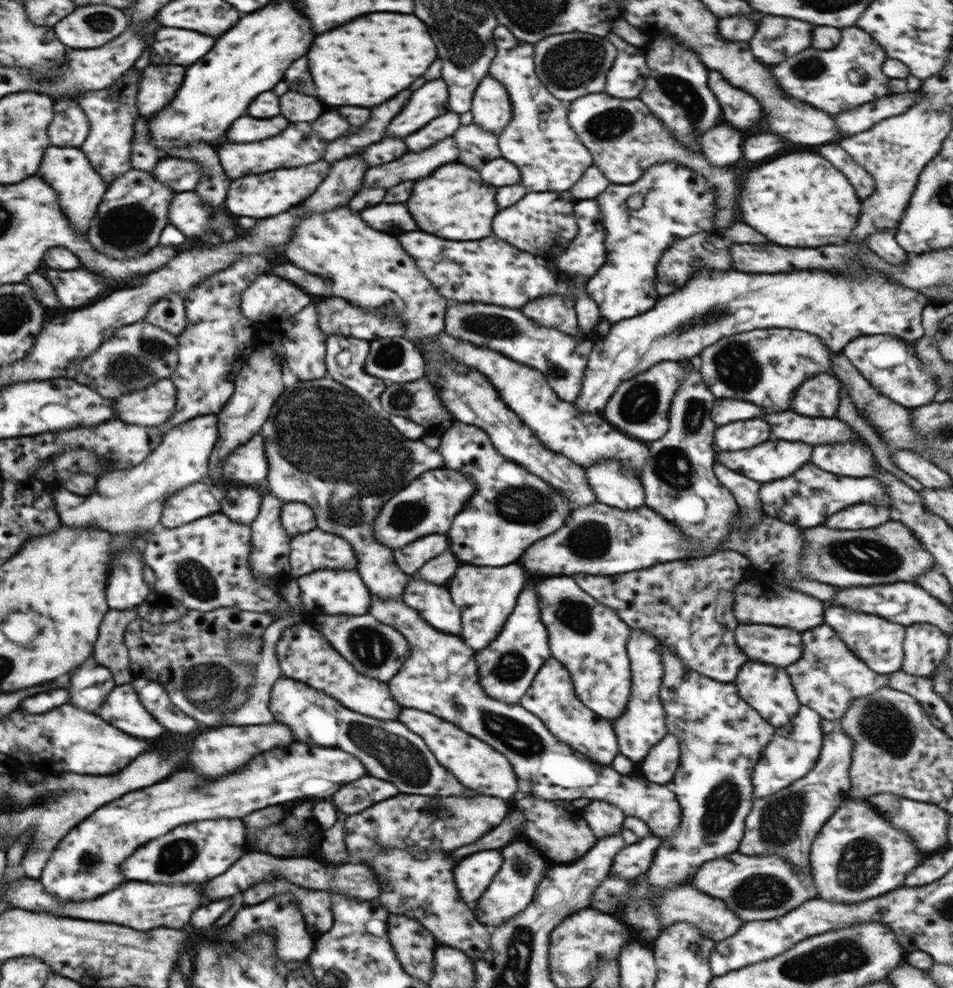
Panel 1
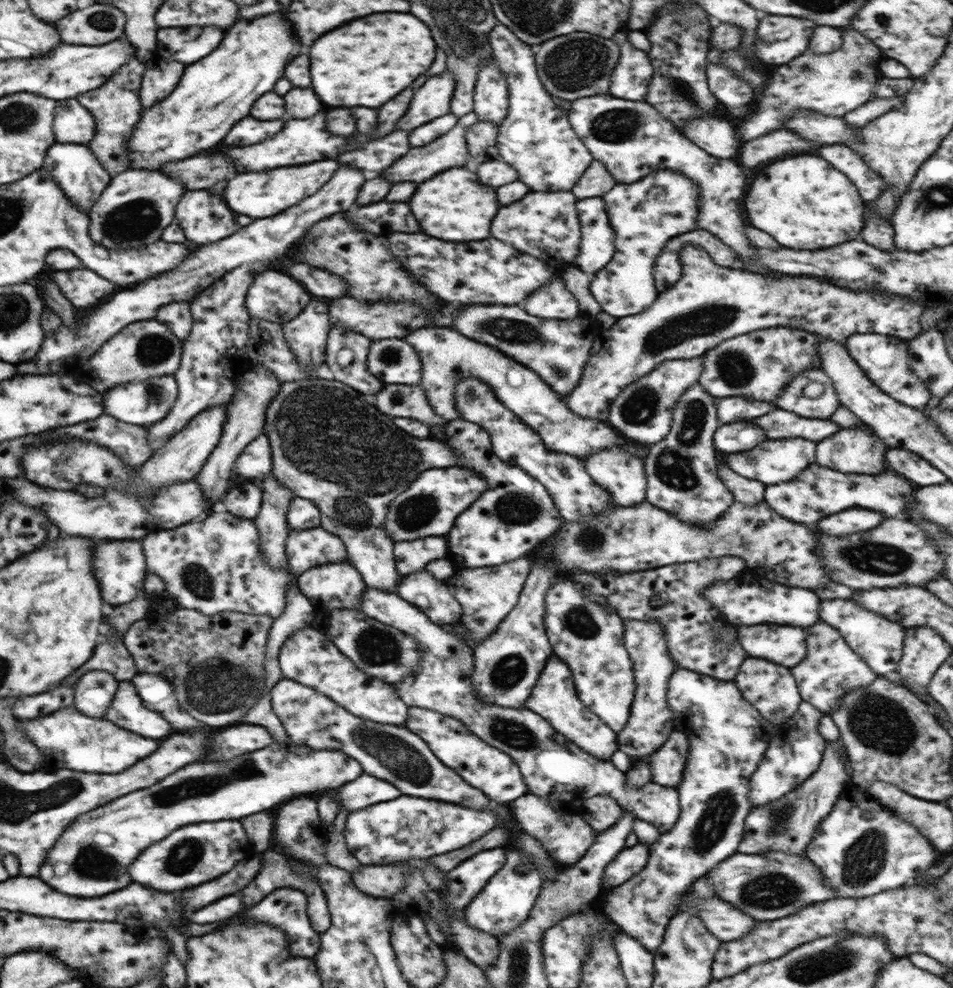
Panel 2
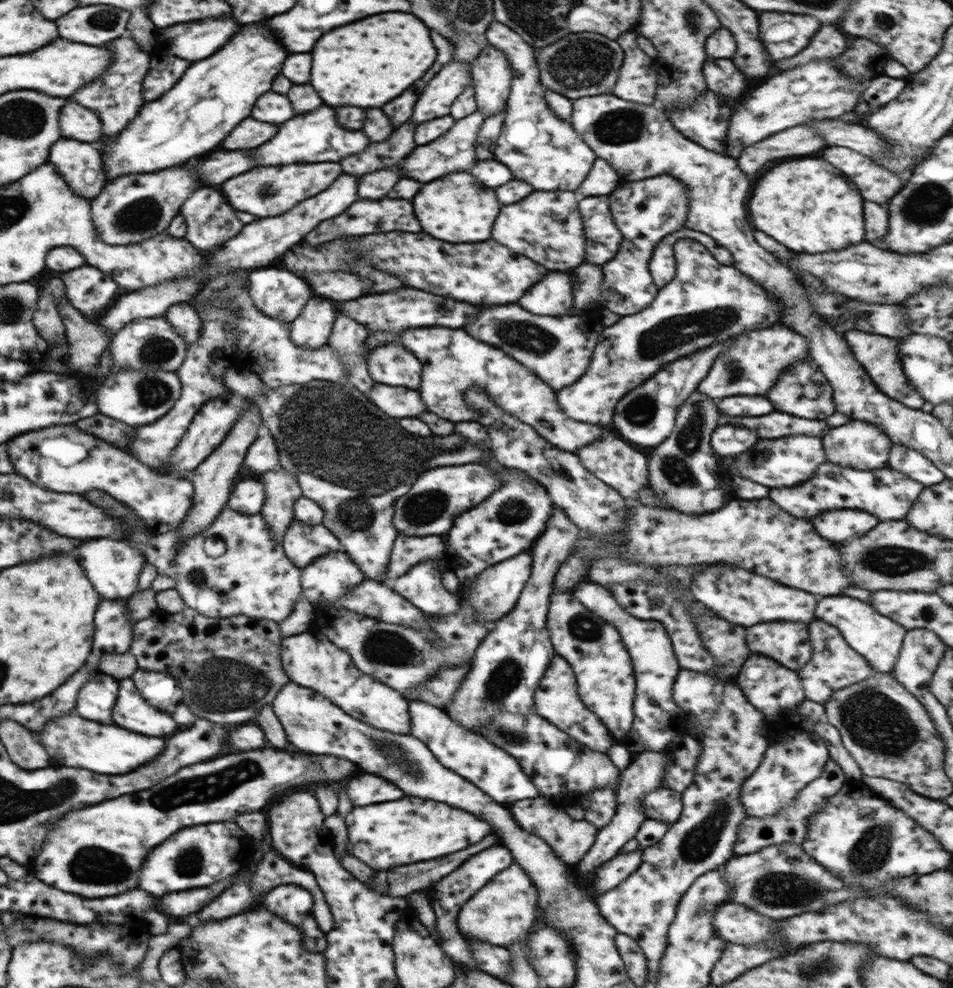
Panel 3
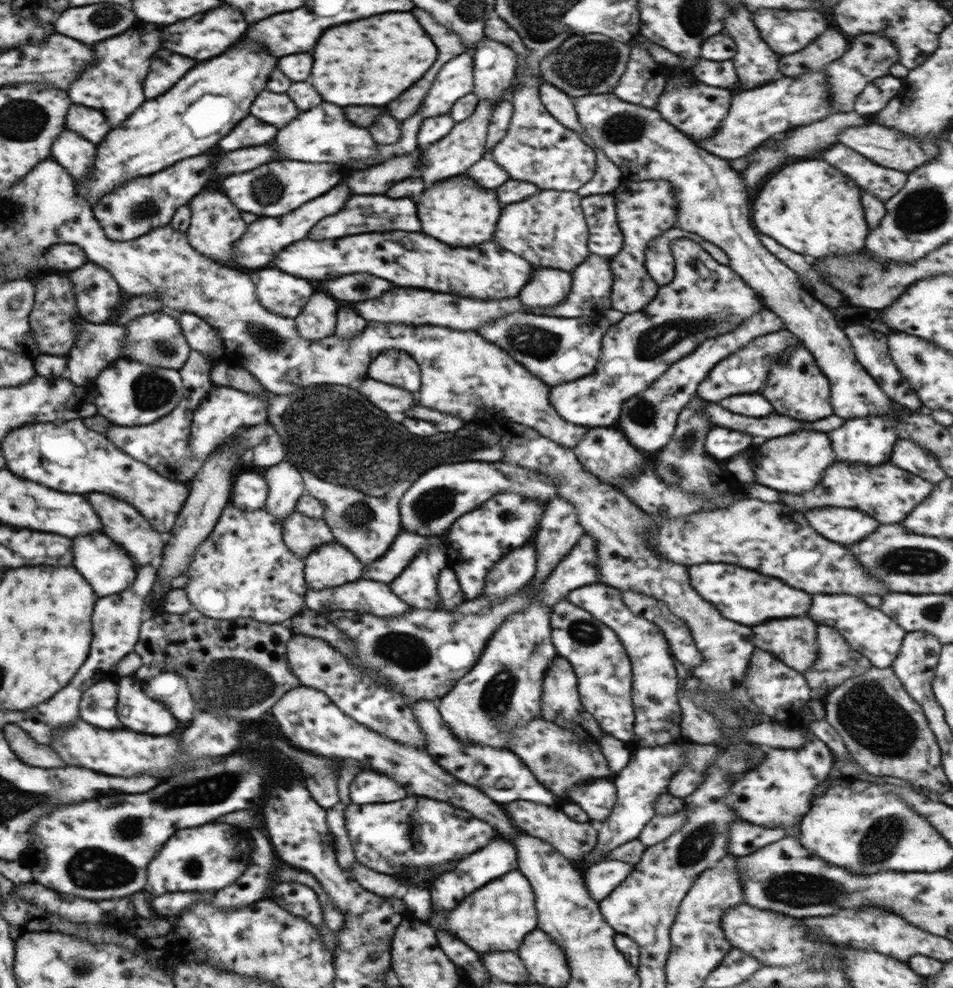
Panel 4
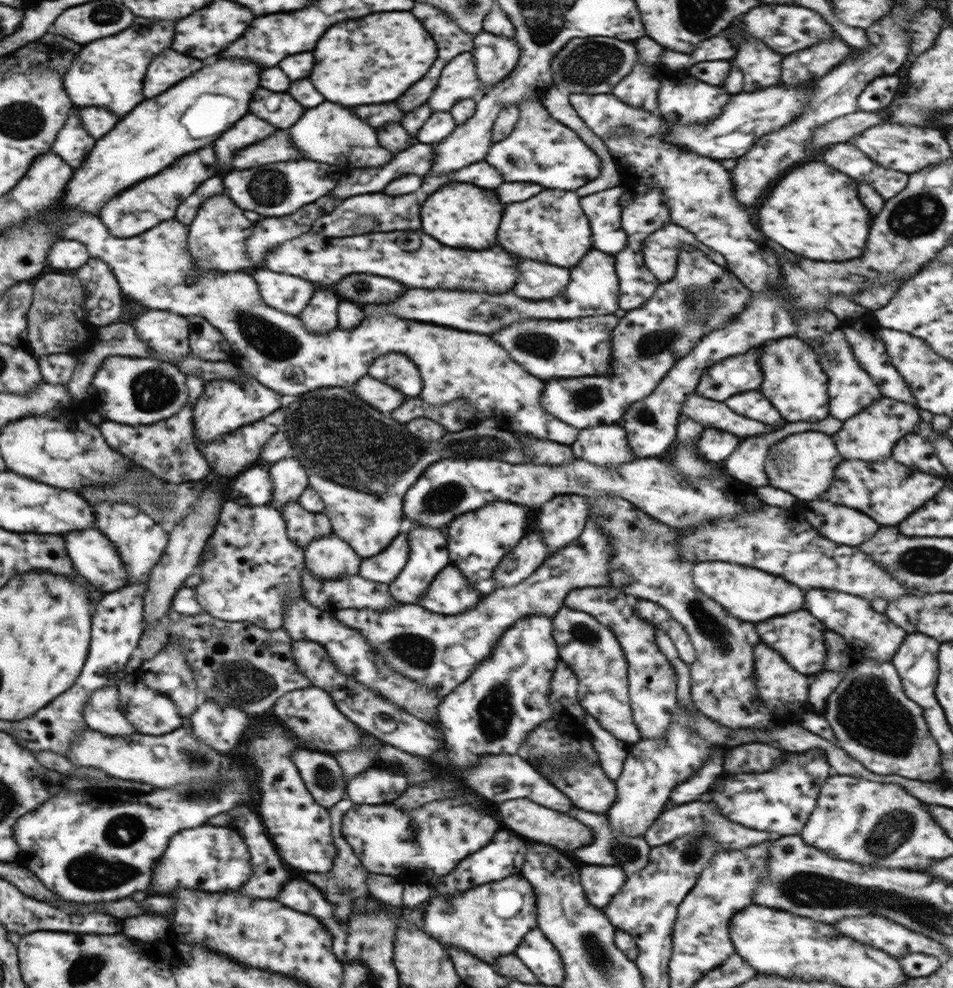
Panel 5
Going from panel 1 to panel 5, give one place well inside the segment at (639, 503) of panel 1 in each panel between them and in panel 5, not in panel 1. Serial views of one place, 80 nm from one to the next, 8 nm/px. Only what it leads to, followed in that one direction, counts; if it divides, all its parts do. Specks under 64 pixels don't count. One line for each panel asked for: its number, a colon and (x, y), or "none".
2: (621, 473)
3: (614, 463)
4: (605, 451)
5: (606, 445)

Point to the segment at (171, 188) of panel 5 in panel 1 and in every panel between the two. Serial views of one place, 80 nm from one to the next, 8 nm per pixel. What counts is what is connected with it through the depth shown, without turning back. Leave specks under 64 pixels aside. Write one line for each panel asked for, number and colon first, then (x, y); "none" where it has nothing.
1: (115, 231)
2: (137, 205)
3: (133, 207)
4: (140, 205)

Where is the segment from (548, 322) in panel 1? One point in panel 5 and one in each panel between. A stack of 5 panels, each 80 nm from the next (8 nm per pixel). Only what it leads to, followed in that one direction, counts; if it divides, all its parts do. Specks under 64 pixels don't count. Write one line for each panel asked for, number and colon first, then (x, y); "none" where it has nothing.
2: (553, 301)
3: (554, 296)
4: (549, 287)
5: (536, 281)

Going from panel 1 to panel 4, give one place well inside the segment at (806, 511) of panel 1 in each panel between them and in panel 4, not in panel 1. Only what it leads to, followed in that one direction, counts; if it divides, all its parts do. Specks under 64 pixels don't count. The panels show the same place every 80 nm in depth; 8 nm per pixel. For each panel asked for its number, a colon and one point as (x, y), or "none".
2: (819, 489)
3: (886, 493)
4: (886, 492)

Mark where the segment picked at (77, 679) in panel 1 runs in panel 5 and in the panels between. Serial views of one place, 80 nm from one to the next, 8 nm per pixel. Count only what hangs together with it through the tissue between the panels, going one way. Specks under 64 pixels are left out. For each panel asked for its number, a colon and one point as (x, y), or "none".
2: (94, 690)
3: (95, 700)
4: (97, 706)
5: (102, 712)

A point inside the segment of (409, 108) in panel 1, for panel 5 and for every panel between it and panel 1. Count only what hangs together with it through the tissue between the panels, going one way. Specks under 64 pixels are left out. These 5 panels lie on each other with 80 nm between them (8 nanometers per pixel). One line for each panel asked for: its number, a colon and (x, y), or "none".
2: (433, 100)
3: (437, 98)
4: (455, 80)
5: (459, 80)

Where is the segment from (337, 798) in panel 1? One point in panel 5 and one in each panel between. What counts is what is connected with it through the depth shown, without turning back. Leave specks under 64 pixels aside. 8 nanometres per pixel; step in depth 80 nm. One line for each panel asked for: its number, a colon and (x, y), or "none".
2: (367, 790)
3: (366, 789)
4: (368, 787)
5: (377, 786)

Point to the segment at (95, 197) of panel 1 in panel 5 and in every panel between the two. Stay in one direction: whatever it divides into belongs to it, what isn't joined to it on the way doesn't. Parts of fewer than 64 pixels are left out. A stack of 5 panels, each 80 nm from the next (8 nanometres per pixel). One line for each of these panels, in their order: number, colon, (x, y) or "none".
2: (79, 174)
3: (79, 163)
4: (76, 154)
5: (73, 144)

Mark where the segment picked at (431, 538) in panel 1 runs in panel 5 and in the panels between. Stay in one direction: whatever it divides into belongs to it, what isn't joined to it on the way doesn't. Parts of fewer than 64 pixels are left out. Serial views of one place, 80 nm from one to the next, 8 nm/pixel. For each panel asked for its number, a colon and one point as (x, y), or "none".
2: (410, 555)
3: (408, 551)
4: (406, 546)
5: (383, 568)

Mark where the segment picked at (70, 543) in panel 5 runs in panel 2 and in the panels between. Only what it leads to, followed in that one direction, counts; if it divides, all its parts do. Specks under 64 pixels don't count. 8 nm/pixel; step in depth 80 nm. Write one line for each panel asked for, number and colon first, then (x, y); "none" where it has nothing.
2: (119, 565)
3: (114, 566)
4: (108, 568)

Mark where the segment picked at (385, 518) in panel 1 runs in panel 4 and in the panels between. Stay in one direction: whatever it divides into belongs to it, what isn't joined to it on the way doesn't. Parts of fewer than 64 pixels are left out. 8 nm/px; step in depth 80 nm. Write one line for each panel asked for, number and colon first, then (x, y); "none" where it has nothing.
2: (432, 503)
3: (439, 496)
4: (441, 495)

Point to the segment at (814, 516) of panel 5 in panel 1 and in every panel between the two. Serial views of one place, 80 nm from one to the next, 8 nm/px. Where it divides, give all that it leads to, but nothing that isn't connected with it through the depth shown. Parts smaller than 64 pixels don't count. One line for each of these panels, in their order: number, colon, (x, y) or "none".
1: (860, 516)
2: (856, 519)
3: (839, 526)
4: (844, 525)

